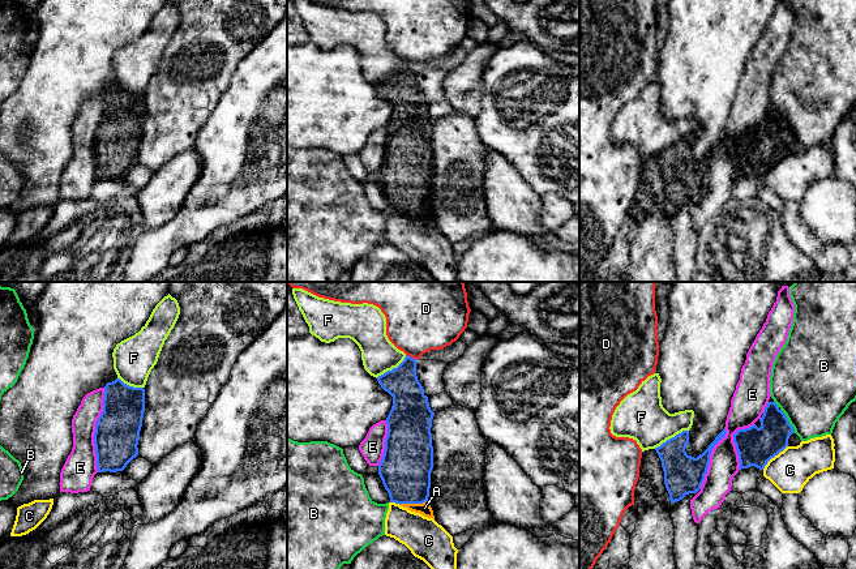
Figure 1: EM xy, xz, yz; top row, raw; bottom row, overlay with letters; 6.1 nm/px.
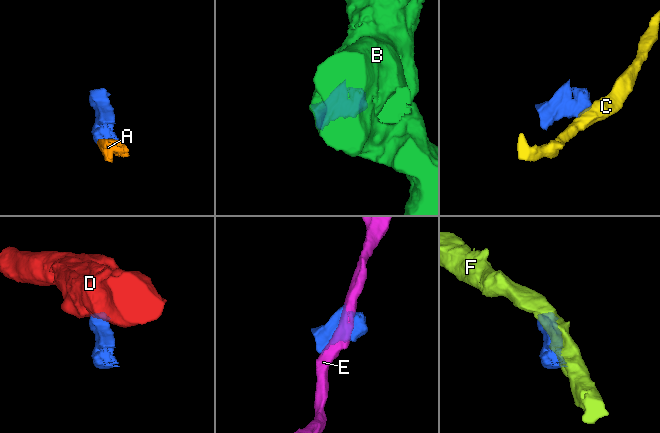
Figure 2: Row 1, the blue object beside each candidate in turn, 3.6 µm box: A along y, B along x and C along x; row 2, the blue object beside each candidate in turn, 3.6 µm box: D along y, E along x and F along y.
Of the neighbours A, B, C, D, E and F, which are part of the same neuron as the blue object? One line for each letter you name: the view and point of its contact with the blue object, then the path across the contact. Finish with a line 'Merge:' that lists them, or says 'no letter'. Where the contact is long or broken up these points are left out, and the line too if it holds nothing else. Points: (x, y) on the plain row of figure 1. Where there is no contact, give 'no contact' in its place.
A: xz (412, 210) | across xz (405, 176), (412, 210), (419, 210), (424, 215)
Merge: A

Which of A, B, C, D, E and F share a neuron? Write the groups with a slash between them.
A / B / C / D / E / F

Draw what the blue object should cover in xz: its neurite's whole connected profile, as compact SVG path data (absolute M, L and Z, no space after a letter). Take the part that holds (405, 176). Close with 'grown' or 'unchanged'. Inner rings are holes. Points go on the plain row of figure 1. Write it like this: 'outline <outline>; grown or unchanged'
outline M406 63L397 76L378 84L377 89L393 104L378 183L390 210L435 227L428 209L433 176L431 134L435 120L418 87L416 67Z; grown

